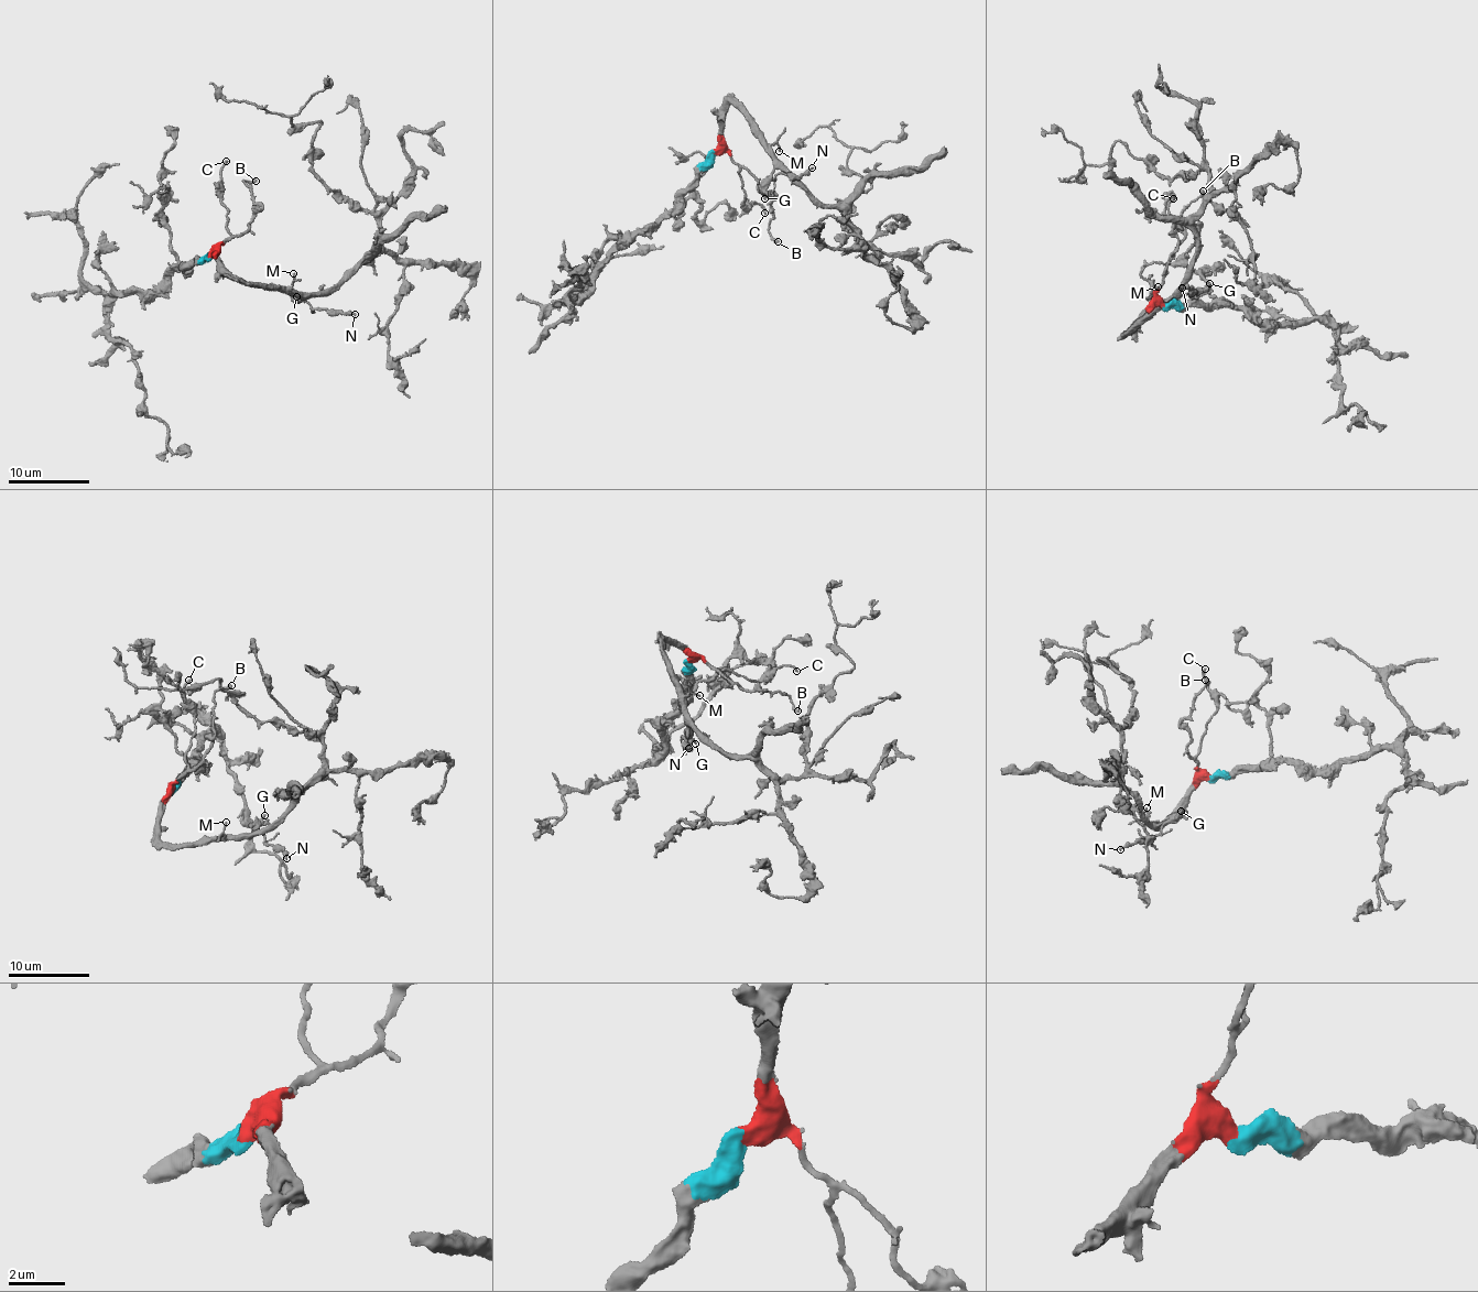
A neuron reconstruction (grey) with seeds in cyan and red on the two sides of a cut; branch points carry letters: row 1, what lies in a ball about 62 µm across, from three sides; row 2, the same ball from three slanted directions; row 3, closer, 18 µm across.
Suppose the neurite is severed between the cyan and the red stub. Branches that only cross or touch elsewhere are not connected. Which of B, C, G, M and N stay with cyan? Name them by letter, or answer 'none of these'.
none of these

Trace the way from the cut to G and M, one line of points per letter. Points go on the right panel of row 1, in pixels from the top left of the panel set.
G: (1164, 305), (1151, 310), (1125, 333), (1152, 317), (1175, 296), (1192, 293), (1209, 283)
M: (1164, 305), (1151, 310), (1141, 323), (1125, 333), (1153, 314), (1159, 304), (1153, 292), (1158, 286)

